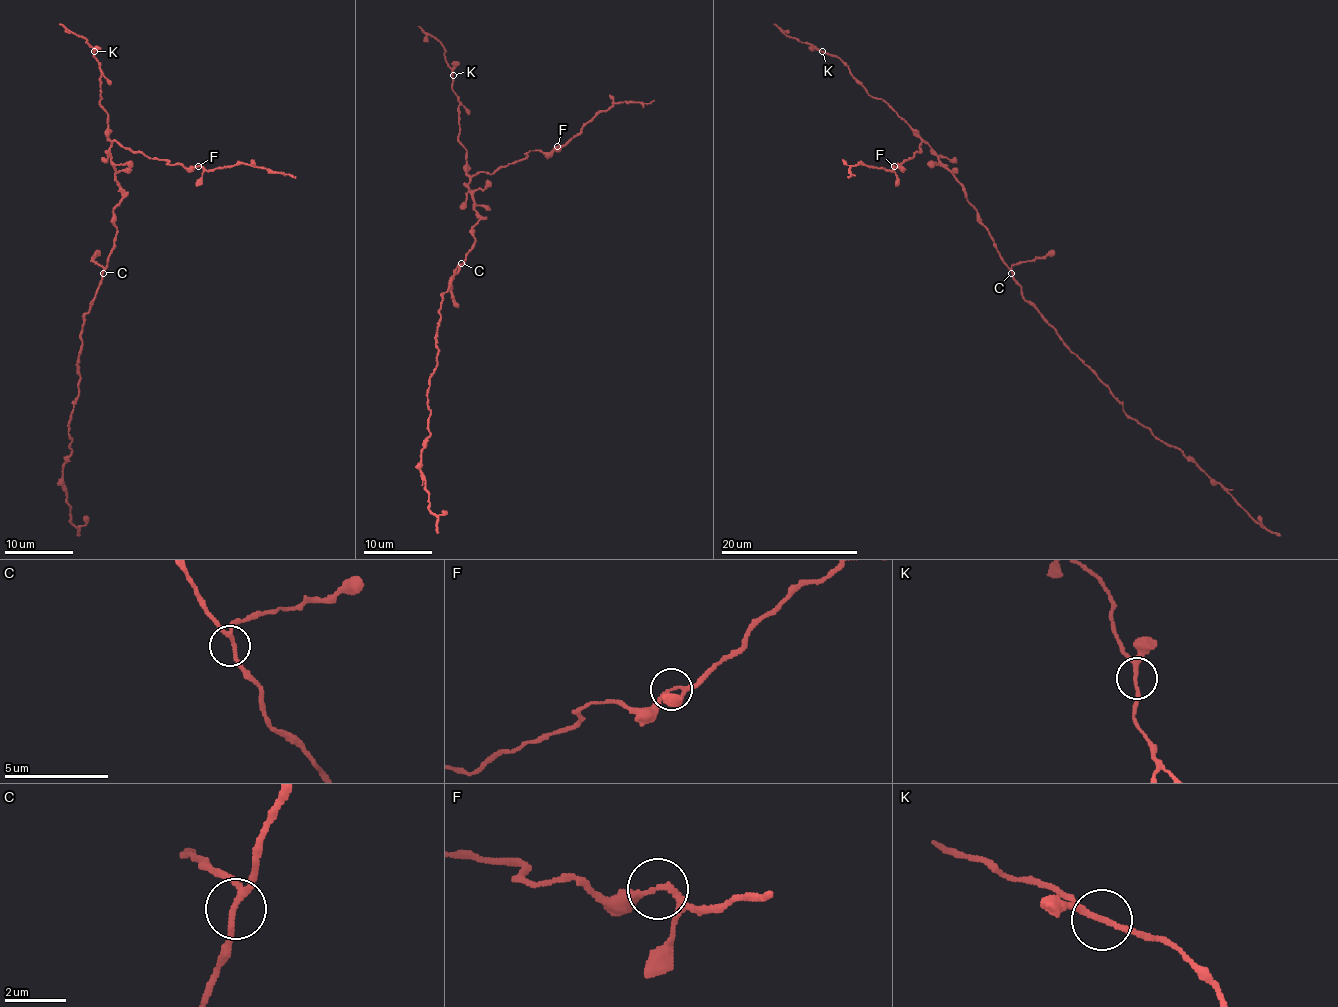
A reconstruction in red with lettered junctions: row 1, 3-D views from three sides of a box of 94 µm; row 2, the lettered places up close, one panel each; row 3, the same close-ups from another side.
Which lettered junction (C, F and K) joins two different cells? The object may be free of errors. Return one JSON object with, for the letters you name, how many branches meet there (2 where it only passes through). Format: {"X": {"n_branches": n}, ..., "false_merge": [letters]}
{"false_merge": []}

